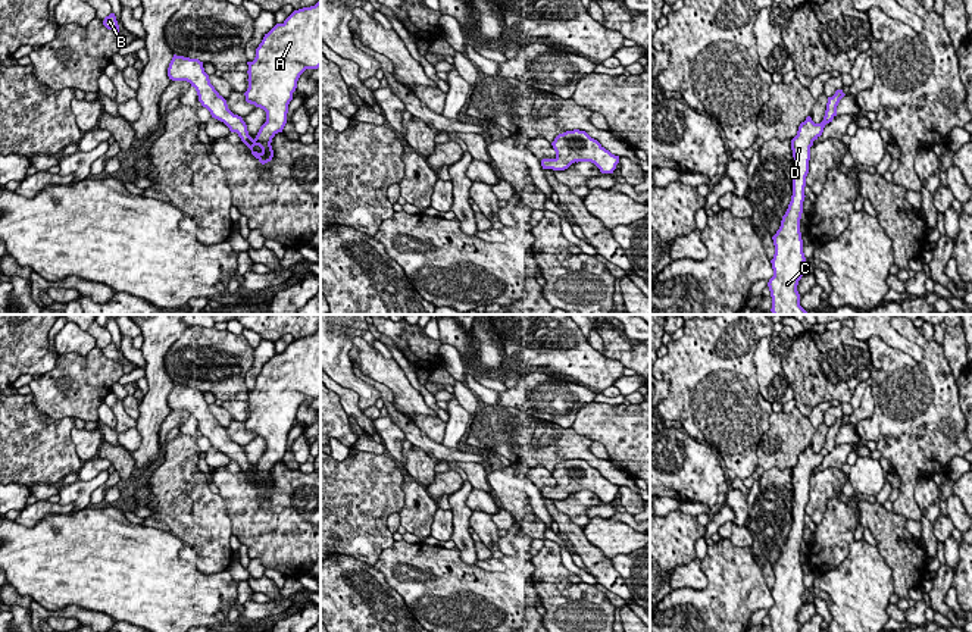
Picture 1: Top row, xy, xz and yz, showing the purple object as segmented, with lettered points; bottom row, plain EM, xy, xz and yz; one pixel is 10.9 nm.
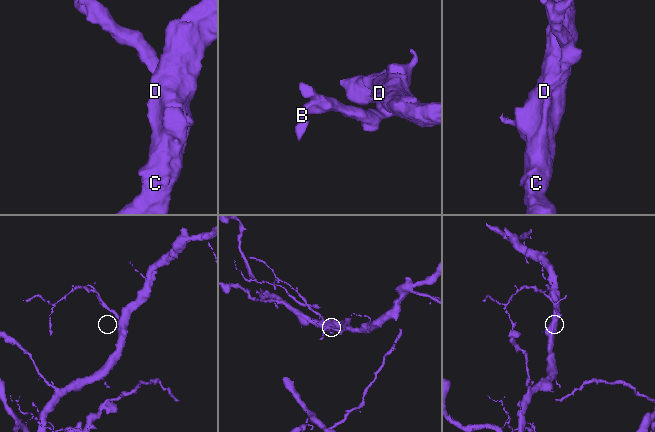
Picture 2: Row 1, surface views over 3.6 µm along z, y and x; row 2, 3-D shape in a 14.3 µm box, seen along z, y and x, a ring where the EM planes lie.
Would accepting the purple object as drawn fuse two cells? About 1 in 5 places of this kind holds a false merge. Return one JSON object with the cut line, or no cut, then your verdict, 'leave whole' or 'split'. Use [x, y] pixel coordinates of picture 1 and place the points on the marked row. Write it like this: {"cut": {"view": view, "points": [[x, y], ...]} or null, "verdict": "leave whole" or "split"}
{"cut": null, "verdict": "leave whole"}

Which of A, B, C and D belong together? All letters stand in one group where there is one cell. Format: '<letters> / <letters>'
A B C D

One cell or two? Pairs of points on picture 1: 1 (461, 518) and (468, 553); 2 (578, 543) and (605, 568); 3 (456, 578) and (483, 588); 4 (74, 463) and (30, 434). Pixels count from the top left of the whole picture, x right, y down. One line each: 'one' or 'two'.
1: one
2: one
3: one
4: one

